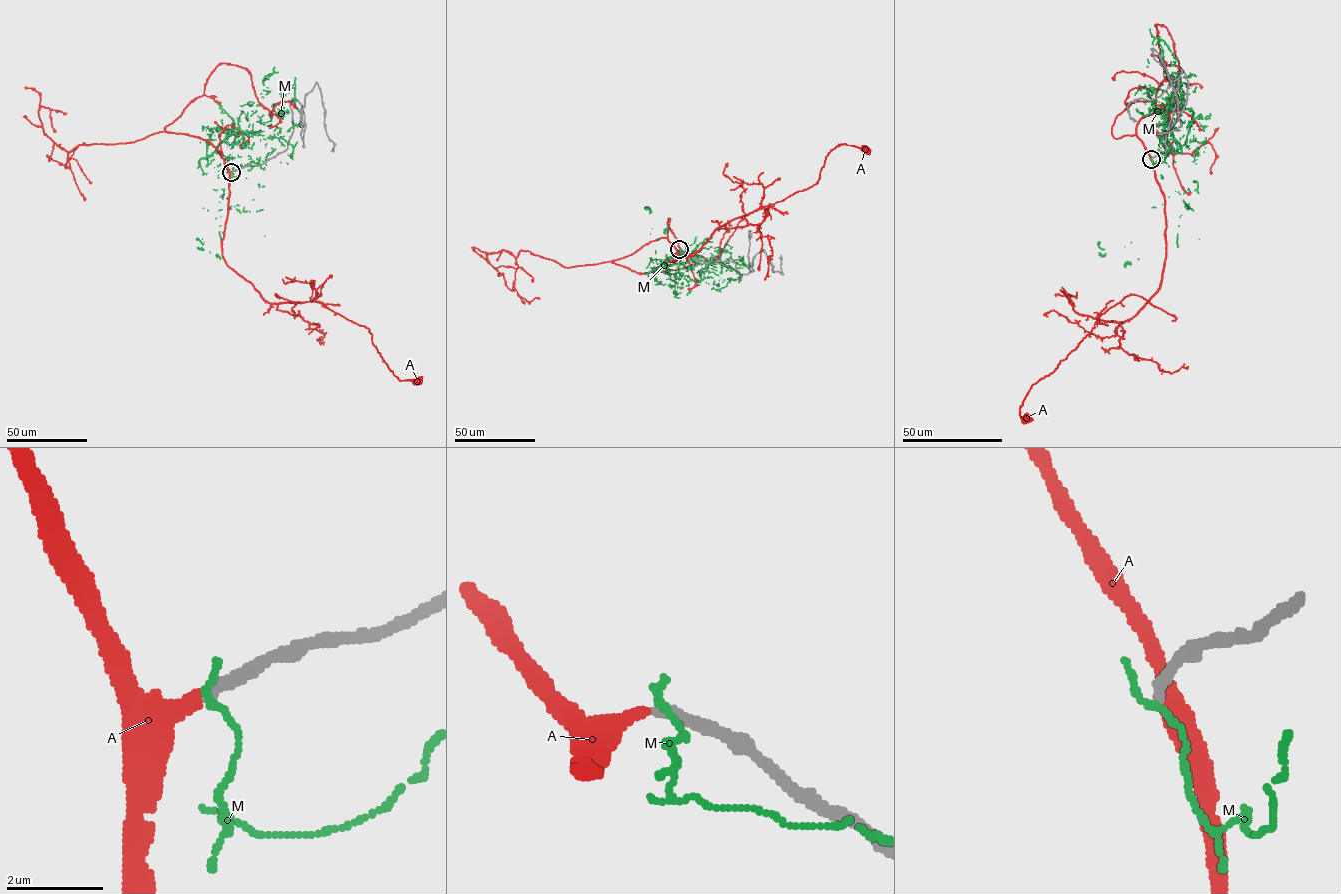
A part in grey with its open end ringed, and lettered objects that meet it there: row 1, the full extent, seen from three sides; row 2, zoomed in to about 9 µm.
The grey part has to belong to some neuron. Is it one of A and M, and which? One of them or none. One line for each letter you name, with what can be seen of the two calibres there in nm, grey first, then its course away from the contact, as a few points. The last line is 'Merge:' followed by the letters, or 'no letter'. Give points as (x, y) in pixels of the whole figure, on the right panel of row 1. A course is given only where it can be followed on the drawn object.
A: calibres 240 and 280 nm; course (1151, 159), (1166, 224), (1160, 288), (1124, 322), (1098, 320), (1032, 386), (1020, 408), (1027, 419)
Merge: A

